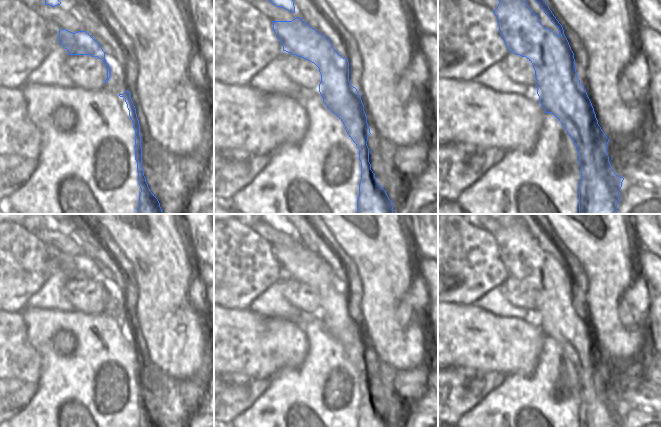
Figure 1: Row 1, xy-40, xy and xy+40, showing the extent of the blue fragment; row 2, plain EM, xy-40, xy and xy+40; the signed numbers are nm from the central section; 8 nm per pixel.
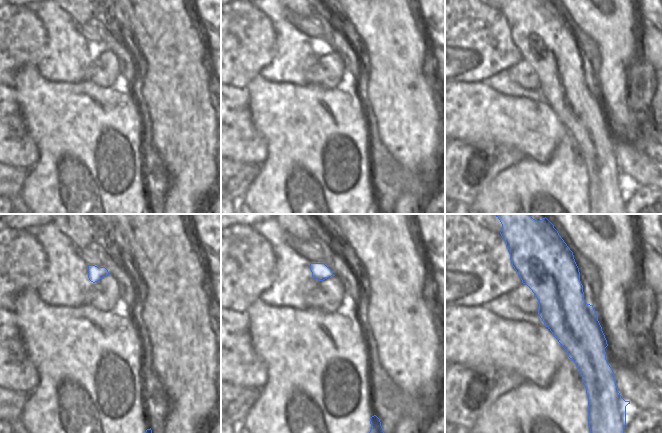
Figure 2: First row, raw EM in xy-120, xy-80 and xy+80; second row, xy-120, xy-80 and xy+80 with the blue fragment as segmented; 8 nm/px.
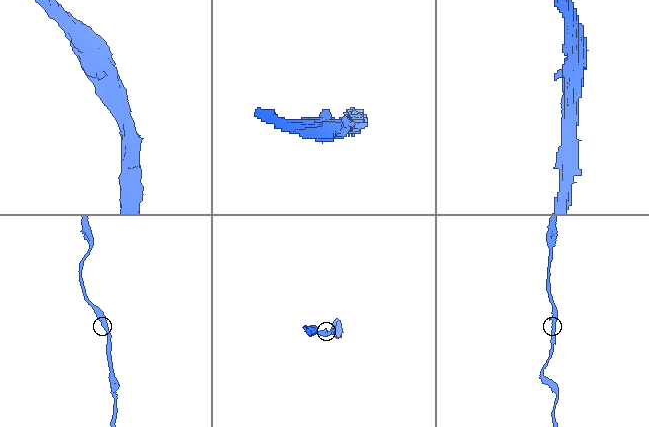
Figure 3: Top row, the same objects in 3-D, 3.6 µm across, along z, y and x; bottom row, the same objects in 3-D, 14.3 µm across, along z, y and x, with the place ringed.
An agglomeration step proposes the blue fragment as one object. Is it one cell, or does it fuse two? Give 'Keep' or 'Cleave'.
Keep.

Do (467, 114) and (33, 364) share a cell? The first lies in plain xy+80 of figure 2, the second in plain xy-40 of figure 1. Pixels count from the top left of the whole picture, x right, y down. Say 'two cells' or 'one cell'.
one cell

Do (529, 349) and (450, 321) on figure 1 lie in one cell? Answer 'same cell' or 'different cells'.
same cell

